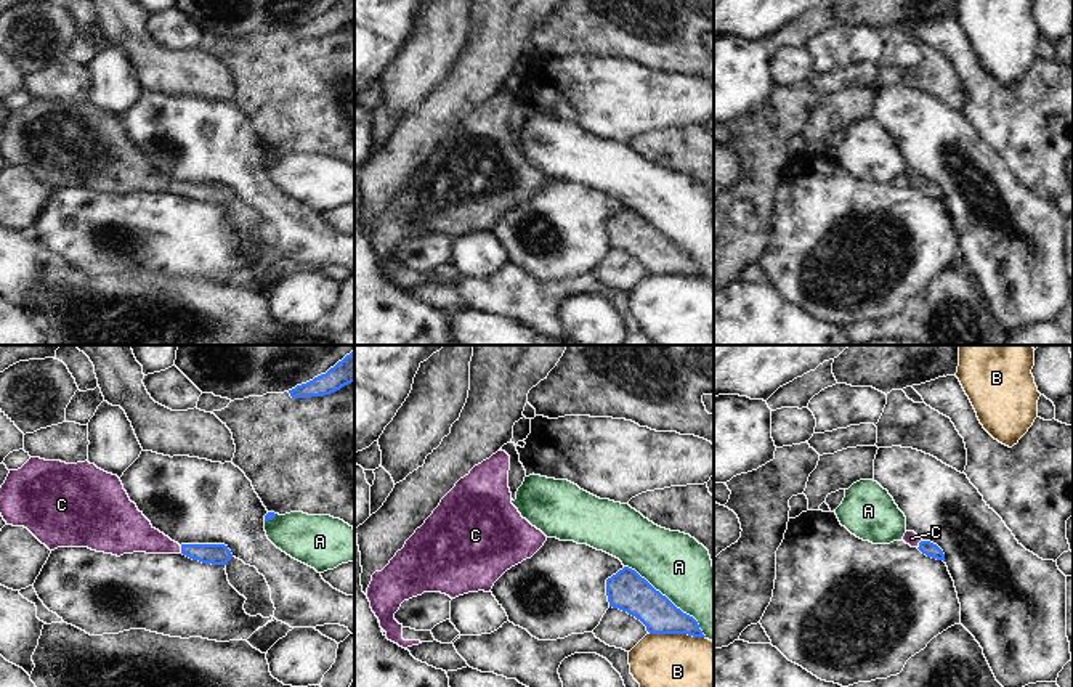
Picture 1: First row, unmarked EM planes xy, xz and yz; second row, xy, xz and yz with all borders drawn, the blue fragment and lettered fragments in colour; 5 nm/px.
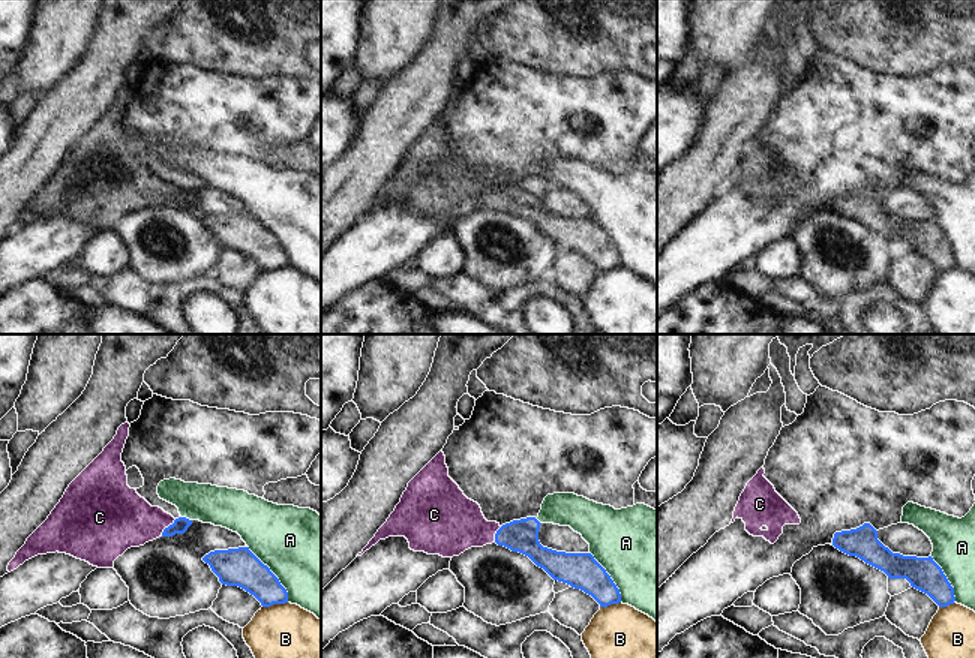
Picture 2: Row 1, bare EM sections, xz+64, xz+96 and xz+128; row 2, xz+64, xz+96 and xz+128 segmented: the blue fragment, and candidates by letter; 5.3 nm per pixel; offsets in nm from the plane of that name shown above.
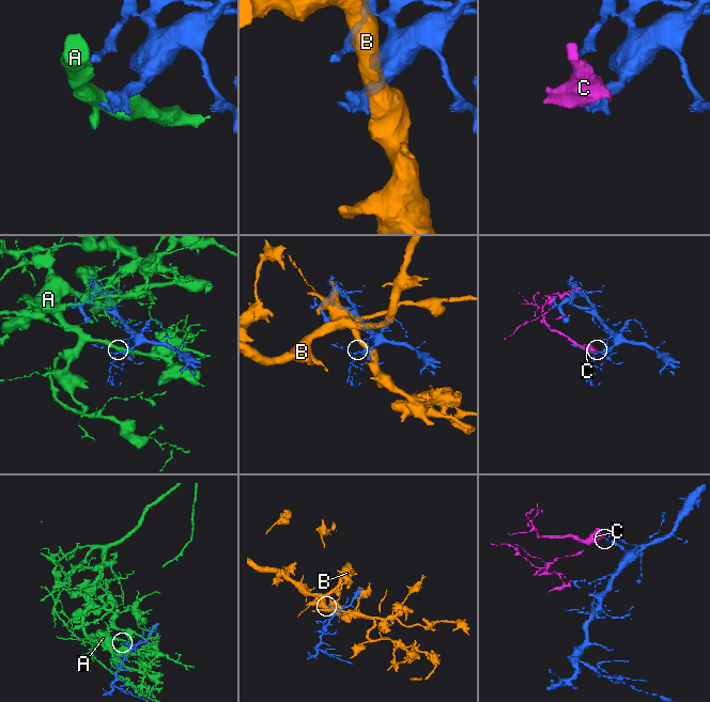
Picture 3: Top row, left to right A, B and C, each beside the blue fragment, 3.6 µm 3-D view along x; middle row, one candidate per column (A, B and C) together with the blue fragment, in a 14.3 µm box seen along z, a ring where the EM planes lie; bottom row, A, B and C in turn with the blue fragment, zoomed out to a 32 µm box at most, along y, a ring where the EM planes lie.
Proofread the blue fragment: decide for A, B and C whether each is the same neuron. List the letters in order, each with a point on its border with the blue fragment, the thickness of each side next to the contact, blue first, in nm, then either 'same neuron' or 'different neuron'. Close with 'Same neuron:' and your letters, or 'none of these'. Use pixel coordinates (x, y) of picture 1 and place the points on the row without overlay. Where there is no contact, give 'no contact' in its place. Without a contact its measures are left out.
A: meets blue in xz at (666, 238); 200 nm thick on the blue side, 320 nm on the other; different neuron
B: meets blue in xz at (677, 273); 180 nm thick on the blue side, 440 nm on the other; different neuron
C: meets blue in yz at (919, 185); 70 nm thick on the blue side, 70 nm on the other; same neuron
Same neuron: C

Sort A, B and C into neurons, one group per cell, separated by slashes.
A / B / C

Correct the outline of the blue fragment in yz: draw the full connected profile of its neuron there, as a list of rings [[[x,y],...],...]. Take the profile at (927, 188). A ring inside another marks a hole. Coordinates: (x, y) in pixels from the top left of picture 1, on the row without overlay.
[[[906,172],[905,177],[903,177],[903,181],[906,185],[909,185],[911,188],[917,188],[927,197],[945,202],[943,191],[930,181],[922,181],[914,172]]]

